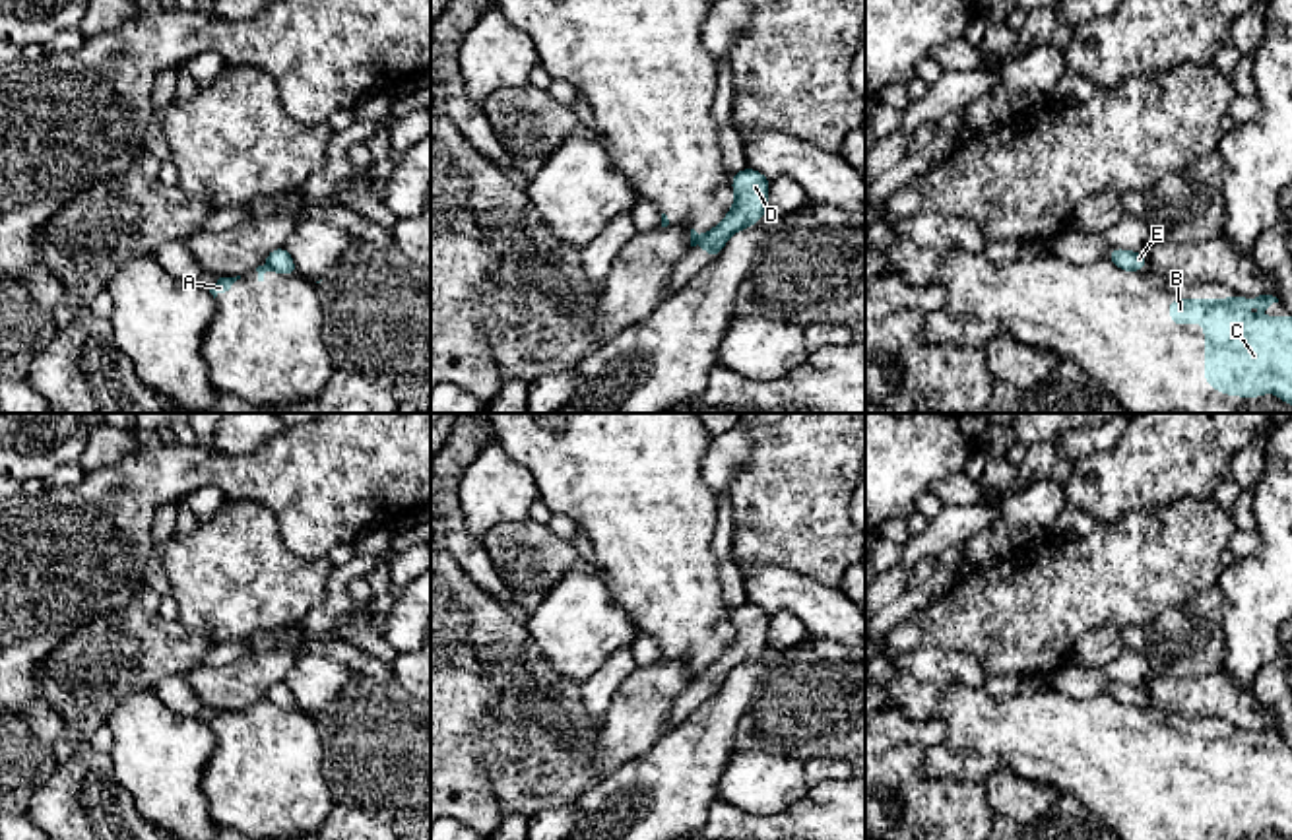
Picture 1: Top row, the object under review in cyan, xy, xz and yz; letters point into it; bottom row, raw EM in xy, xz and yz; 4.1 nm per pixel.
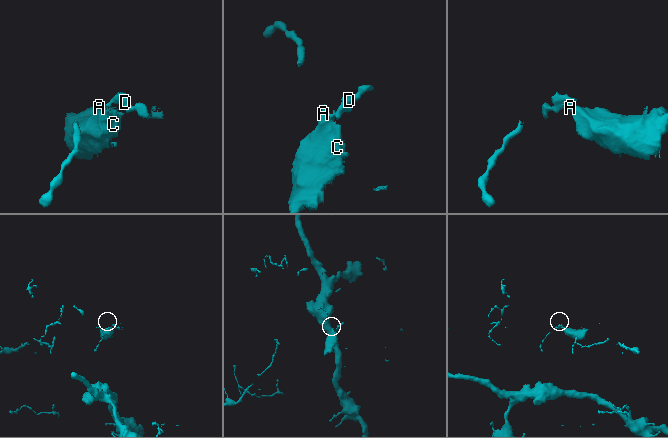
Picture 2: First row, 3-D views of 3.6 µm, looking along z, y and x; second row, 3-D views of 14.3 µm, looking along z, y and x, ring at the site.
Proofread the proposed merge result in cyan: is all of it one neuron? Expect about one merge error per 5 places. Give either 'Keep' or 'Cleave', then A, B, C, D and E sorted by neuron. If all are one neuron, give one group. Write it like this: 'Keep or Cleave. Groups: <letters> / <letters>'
Cleave. Groups: A B C / D E

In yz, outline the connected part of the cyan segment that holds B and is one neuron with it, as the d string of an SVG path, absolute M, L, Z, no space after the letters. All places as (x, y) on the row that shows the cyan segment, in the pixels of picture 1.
M1236 295L1234 299L1172 299L1170 318L1176 326L1205 320L1205 382L1226 396L1245 396L1253 400L1267 392L1276 392L1278 400L1292 405L1292 314L1286 318L1249 318L1245 303L1253 301L1257 310L1267 310L1276 297Z

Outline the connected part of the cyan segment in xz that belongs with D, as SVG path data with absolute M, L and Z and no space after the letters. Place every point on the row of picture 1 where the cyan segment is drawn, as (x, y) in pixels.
M749 167L731 177L735 204L731 211L700 242L708 256L716 258L726 241L739 229L760 221L768 211L770 180Z

